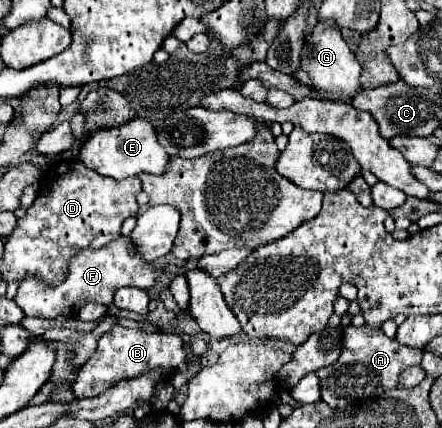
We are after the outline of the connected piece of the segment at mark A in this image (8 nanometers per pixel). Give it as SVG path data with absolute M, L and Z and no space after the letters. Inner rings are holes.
M345 326L343 330L343 346L341 356L331 366L317 370L317 378L321 384L321 400L331 408L345 408L349 404L359 404L369 398L381 396L389 388L397 388L399 376L409 366L419 366L423 358L423 350L403 346L397 340L387 338L381 330L373 330L369 326Z

